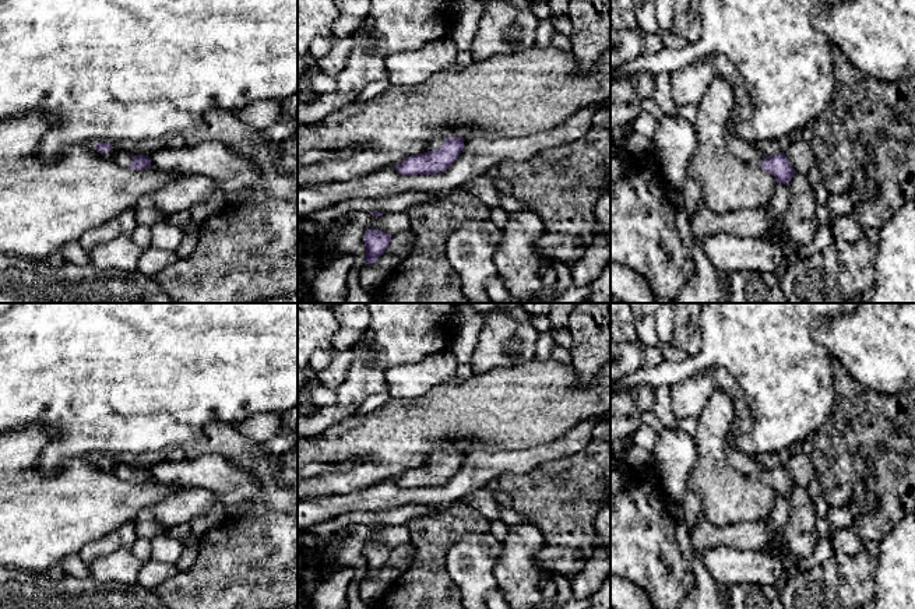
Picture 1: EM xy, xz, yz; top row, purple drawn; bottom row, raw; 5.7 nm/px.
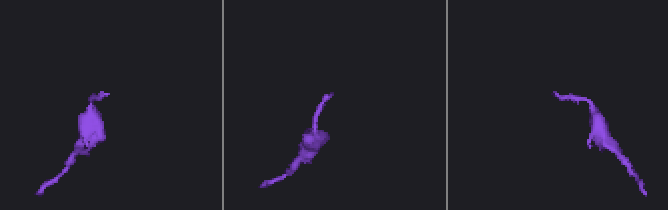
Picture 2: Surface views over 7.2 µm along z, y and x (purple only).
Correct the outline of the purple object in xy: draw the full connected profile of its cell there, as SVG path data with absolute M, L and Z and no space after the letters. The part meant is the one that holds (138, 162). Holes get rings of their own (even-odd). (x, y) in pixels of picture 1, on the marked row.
M110 142L96 144L95 148L103 158L112 159L120 168L142 170L151 166L151 159L148 155L134 155L131 152L117 149L115 144Z

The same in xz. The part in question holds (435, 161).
M440 130L434 131L429 151L411 155L395 166L401 175L436 175L444 172L460 156L464 148L464 138L446 138Z

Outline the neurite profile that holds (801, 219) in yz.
M795 173L788 183L789 204L781 214L785 229L795 243L809 244L814 240L817 225L817 201L807 175Z

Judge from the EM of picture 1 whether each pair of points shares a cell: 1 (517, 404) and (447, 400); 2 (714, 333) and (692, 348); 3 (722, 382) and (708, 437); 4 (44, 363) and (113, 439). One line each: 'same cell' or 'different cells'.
1: same cell
2: different cells
3: different cells
4: same cell

